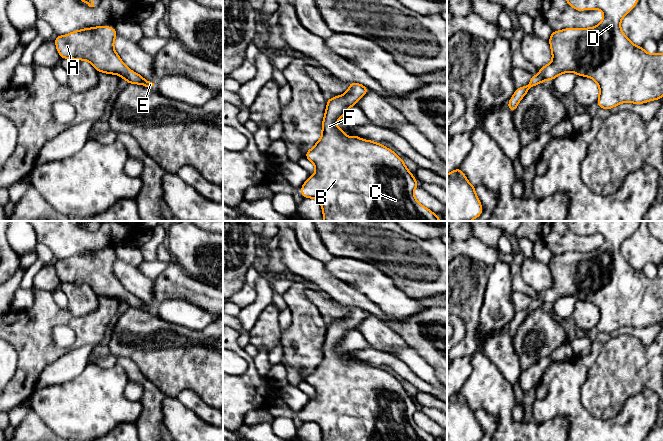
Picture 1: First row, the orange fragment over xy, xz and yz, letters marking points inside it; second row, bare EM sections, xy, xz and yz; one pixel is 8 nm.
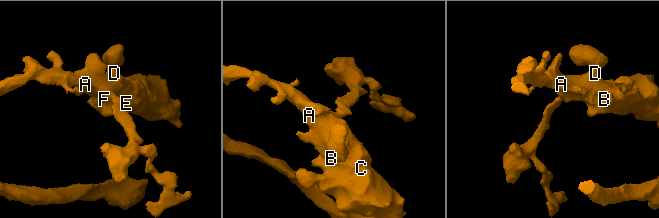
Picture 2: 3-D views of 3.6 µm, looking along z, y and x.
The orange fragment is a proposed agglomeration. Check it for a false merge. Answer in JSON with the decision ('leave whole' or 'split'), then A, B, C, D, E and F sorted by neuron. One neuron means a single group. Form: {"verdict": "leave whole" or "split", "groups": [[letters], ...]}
{"verdict": "leave whole", "groups": [["A", "B", "C", "D", "E", "F"]]}

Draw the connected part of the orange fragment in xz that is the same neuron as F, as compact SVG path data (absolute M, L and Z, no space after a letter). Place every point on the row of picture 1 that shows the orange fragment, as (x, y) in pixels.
M349 82L349 85L348 91L343 95L327 99L322 136L314 147L304 154L315 165L316 173L301 186L301 195L320 202L324 221L441 221L435 213L416 200L413 191L418 187L418 182L395 152L380 143L363 140L356 135L346 138L343 135L346 129L336 127L336 121L344 117L346 111L370 91L356 82Z

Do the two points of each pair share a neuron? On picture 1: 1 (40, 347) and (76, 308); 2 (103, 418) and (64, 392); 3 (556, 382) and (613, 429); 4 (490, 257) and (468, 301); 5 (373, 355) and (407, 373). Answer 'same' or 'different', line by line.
1: different
2: same
3: same
4: different
5: same

